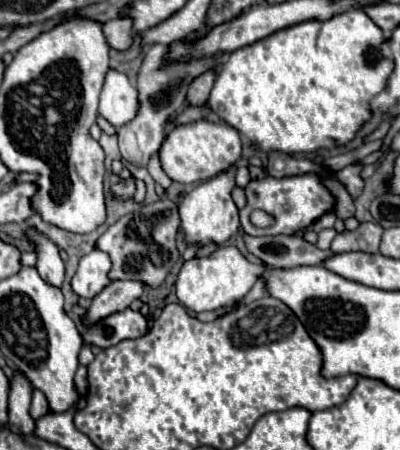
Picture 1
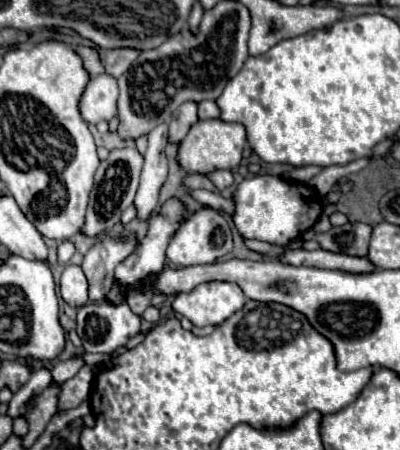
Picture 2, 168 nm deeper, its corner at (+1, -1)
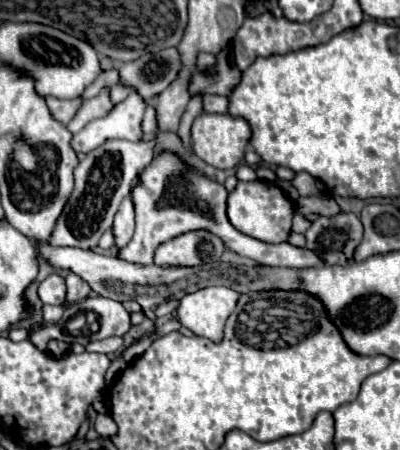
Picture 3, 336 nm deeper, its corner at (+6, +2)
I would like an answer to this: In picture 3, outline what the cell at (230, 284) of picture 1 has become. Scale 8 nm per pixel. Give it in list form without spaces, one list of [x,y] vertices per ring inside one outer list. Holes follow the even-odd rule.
[[[211,286],[187,294],[177,308],[177,320],[195,336],[211,342],[223,340],[223,326],[239,300],[239,292],[225,286]]]

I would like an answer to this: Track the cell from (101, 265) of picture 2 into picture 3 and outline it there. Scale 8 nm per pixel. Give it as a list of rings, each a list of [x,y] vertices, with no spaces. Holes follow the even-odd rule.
[[[75,274],[65,276],[65,284],[67,284],[67,294],[65,294],[65,304],[63,306],[81,302],[81,300],[85,300],[91,294],[91,288]]]

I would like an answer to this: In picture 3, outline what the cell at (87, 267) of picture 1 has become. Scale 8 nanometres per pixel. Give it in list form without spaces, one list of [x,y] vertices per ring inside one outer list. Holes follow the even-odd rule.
[[[57,274],[47,276],[37,290],[43,304],[63,304],[65,302],[65,280]]]

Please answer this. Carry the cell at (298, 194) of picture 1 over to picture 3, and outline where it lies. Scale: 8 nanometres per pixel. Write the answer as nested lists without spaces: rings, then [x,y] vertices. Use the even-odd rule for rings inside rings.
[[[263,180],[239,182],[237,188],[229,194],[227,216],[239,232],[243,232],[251,238],[257,238],[261,242],[267,242],[267,244],[281,244],[281,242],[285,242],[285,238],[291,232],[293,204],[283,194],[283,190],[279,186],[275,186],[273,182],[263,182]]]

